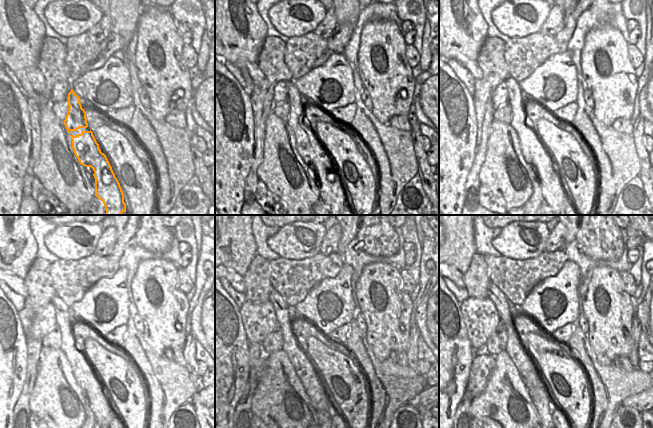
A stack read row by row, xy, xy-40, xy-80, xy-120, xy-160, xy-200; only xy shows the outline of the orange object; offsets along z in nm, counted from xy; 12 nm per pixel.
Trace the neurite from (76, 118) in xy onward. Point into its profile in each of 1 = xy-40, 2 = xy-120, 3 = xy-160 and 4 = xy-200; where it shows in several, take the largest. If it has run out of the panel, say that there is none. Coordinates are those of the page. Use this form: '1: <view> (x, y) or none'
1: xy-40 (297, 120)
2: xy-120 (70, 342)
3: xy-160 (291, 343)
4: xy-200 (514, 347)

